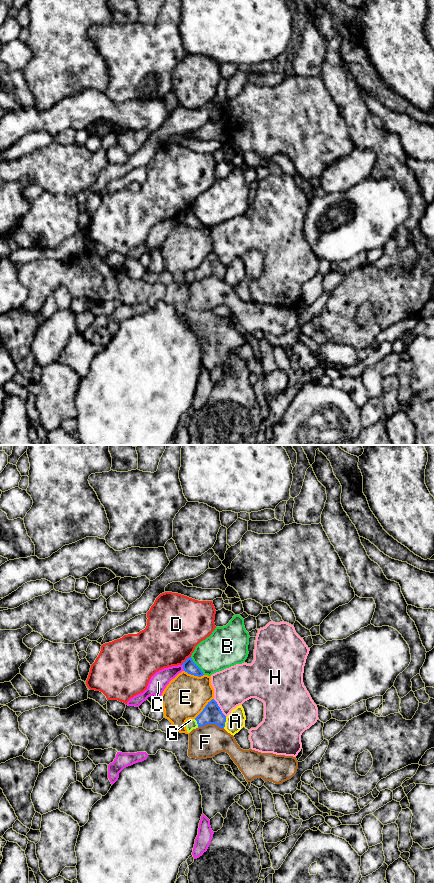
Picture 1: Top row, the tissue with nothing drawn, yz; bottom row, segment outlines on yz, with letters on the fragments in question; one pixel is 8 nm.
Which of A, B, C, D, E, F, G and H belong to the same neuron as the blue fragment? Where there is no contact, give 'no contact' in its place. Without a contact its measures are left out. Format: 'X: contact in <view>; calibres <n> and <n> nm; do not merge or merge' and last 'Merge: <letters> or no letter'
A: contact in yz; calibres 160 and 160 nm; do not merge
B: contact in yz; calibres 100 and 300 nm; do not merge
C: contact in yz; calibres 100 and 140 nm; do not merge
D: contact in yz; calibres 100 and 440 nm; do not merge
E: contact in yz; calibres 160 and 340 nm; do not merge
F: contact in yz; calibres 160 and 260 nm; do not merge
G: contact in yz; calibres 160 and 90 nm; merge
H: contact in yz; calibres 160 and 300 nm; do not merge
Merge: G

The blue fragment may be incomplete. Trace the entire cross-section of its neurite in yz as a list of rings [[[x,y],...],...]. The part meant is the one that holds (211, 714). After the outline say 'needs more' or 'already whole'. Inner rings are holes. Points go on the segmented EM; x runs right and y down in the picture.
[[[212,699],[195,719],[187,720],[185,725],[187,732],[190,733],[193,729],[207,724],[216,724],[218,727],[224,728],[225,722],[226,716],[222,713],[217,702]]]; needs more

